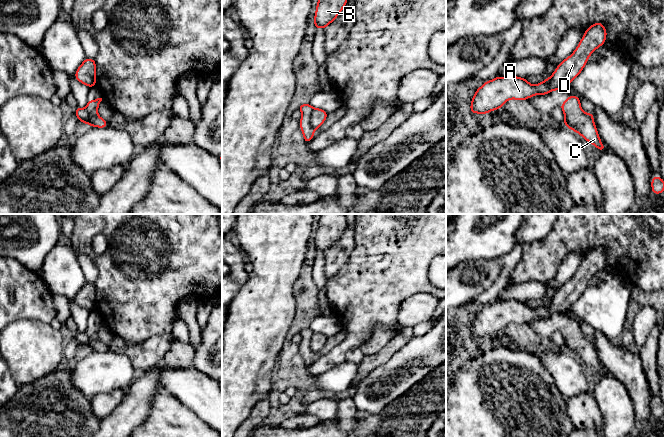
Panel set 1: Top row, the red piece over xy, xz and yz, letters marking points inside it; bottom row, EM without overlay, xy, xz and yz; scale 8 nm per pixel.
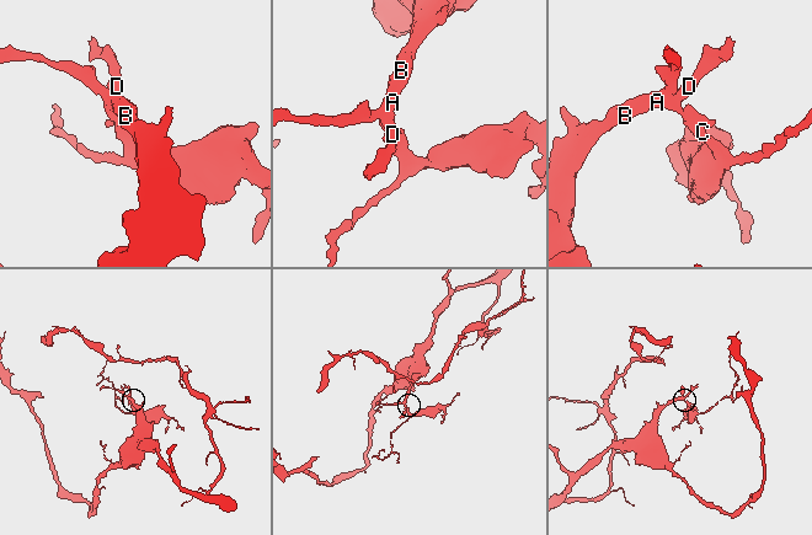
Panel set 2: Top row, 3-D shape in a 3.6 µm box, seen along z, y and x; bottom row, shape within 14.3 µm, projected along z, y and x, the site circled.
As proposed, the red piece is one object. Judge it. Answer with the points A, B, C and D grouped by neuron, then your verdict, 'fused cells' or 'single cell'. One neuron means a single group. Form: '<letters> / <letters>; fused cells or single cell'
A B D / C; fused cells

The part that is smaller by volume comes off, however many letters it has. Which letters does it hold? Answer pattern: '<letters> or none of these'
C

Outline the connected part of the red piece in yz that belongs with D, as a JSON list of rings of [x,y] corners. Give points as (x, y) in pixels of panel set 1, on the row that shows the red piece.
[[[603,23],[592,24],[585,30],[573,53],[564,59],[553,74],[544,81],[532,85],[518,76],[499,77],[484,82],[471,100],[470,113],[487,114],[500,109],[508,100],[527,100],[535,95],[546,95],[564,89],[584,69],[590,55],[605,44],[607,30]]]

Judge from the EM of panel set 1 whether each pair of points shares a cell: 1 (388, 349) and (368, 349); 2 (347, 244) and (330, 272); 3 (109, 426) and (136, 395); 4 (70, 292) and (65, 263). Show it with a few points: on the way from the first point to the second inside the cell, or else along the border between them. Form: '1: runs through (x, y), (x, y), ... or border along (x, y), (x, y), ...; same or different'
1: border along (397, 332), (378, 351), (365, 355); different
2: runs through (346, 251), (332, 265); same
3: runs through (117, 418), (132, 403); same
4: runs through (68, 285), (65, 270); same

